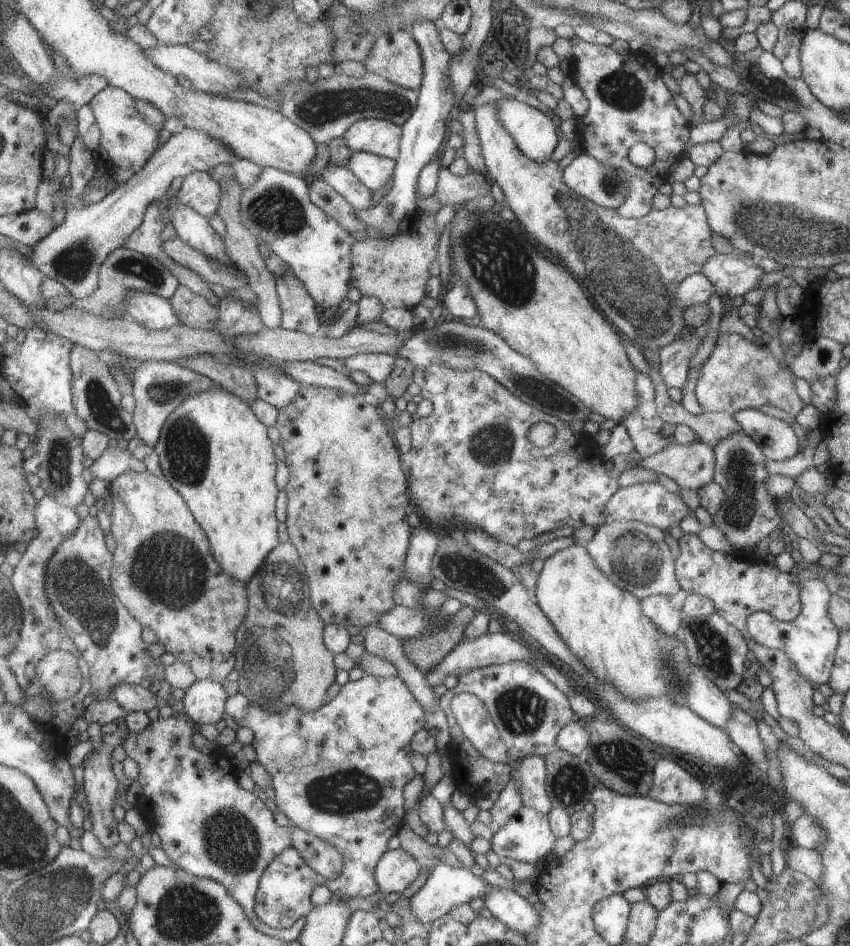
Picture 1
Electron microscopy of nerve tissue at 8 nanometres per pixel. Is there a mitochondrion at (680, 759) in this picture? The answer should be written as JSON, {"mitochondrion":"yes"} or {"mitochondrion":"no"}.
{"mitochondrion":"no"}

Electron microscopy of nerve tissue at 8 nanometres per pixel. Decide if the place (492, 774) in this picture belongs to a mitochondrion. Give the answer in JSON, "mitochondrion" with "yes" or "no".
{"mitochondrion":"no"}

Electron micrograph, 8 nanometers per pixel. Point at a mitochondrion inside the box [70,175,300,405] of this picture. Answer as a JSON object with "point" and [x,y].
{"point":[143,270]}

